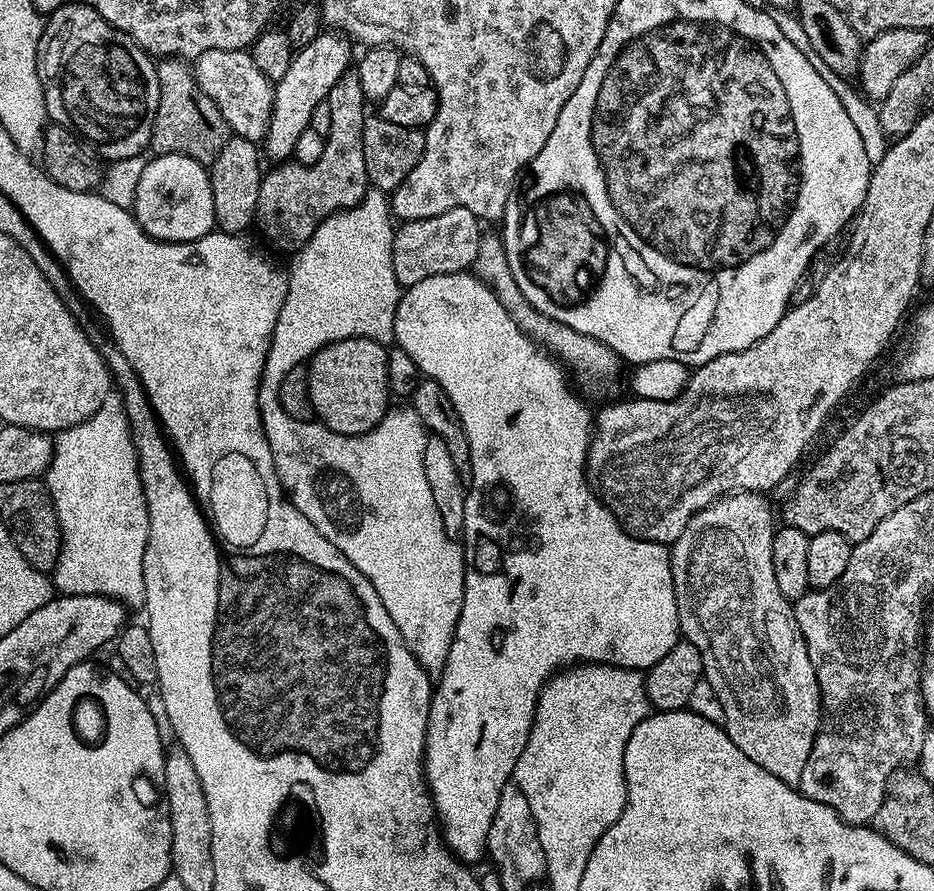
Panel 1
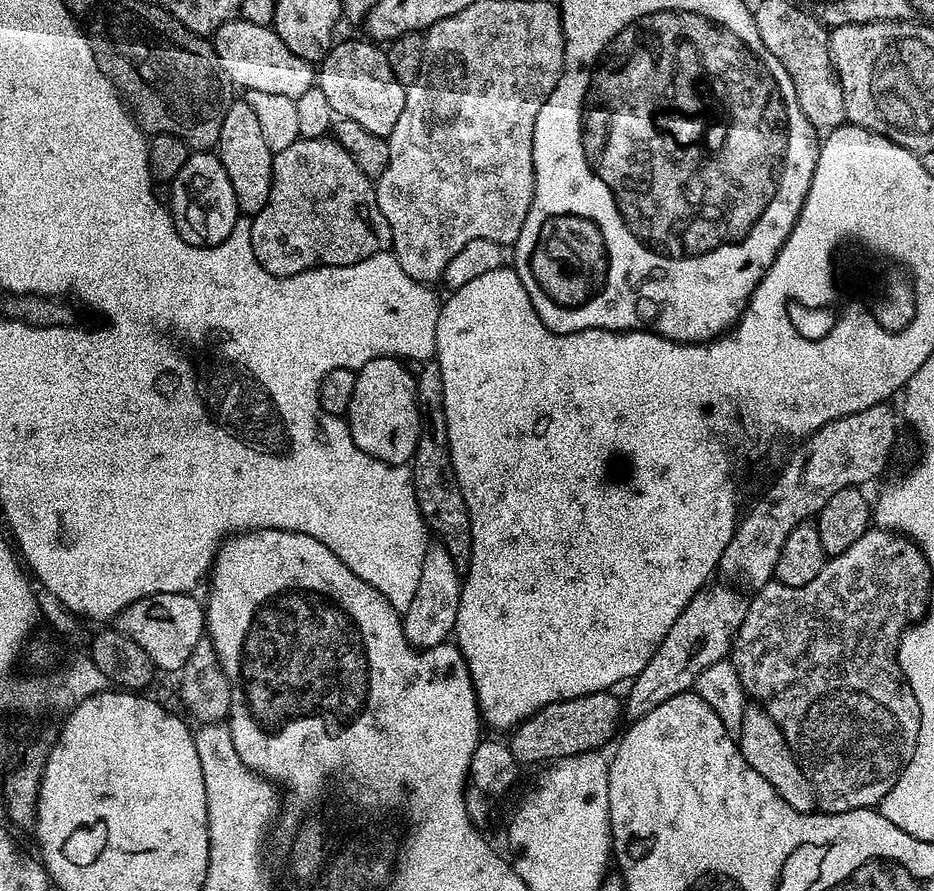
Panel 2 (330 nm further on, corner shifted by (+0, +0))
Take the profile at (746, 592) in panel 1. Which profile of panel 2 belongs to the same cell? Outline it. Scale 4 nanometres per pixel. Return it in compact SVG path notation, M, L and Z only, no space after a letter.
M745 707L738 743L746 762L750 762L750 766L754 766L754 770L758 770L758 774L762 774L762 778L766 778L766 782L770 782L770 786L778 790L781 798L790 806L794 806L794 810L810 812L817 807L816 791L810 786L806 774L802 774L796 757L792 755L786 742L784 731L776 725L774 718L770 718L770 714L764 712L763 707Z

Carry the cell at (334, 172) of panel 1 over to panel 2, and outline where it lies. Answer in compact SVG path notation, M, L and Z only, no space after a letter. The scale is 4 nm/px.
M319 136L318 138L310 138L309 140L303 138L295 140L290 146L286 146L286 150L273 155L270 198L262 211L258 215L251 217L251 221L254 258L262 266L262 270L266 270L275 276L296 276L300 272L307 272L310 268L341 268L344 264L362 262L374 254L387 252L392 246L390 222L386 222L386 218L380 213L374 181L366 174L362 174L362 170L358 170L358 164L354 162L354 158L350 158L350 154L335 138L329 138L328 136Z

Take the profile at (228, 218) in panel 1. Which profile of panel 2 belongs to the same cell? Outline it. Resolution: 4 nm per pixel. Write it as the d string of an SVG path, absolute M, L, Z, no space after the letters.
M233 99L229 103L226 118L222 118L218 155L230 178L230 186L234 186L234 198L241 213L248 218L258 215L270 198L274 153L270 150L270 146L266 146L262 125L258 123L254 110L250 110L247 99Z

